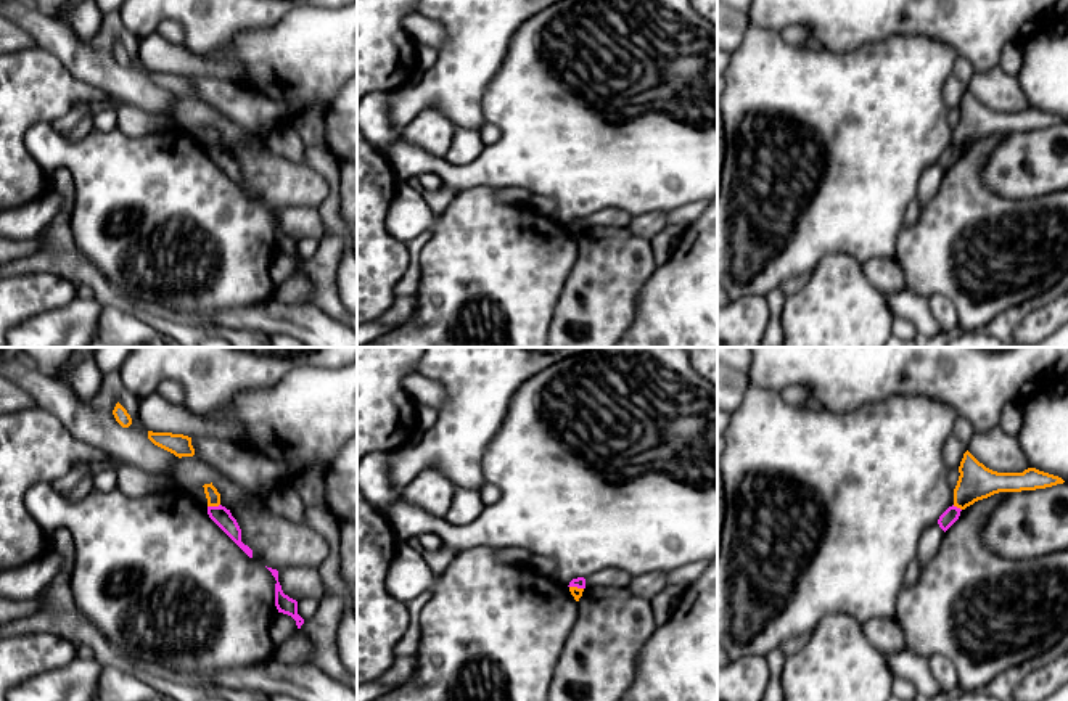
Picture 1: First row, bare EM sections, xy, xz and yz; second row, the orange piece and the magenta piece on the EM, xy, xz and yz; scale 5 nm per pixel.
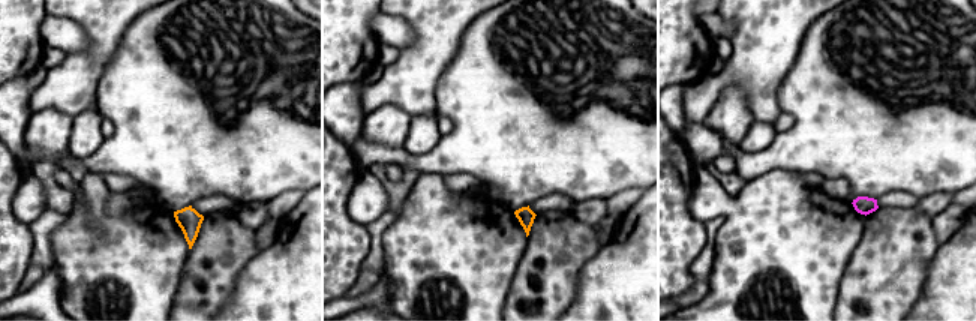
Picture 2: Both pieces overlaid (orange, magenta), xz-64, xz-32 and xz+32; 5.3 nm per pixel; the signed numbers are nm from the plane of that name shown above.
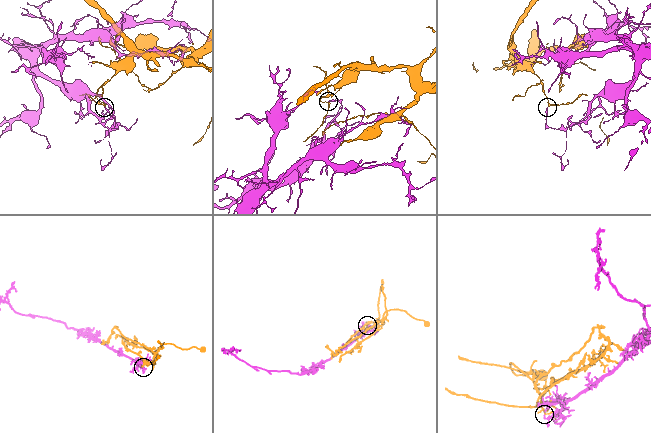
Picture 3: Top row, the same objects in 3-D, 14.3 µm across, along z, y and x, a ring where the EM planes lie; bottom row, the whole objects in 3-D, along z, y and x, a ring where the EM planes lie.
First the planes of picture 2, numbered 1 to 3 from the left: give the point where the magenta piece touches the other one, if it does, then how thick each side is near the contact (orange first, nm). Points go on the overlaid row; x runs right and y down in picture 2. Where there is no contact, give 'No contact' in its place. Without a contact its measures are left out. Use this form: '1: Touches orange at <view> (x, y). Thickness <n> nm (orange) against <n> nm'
1: No contact
2: No contact
3: No contact

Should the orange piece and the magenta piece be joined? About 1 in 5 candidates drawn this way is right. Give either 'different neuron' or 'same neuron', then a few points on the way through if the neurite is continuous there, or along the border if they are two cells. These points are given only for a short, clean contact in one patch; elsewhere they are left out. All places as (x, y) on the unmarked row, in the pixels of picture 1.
different neuron; border xy (219, 143), (208, 147)

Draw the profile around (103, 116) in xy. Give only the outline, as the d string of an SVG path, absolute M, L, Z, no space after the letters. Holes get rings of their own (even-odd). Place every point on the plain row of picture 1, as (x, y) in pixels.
M111 105L95 106L93 129L100 132L111 132L116 129L116 109Z

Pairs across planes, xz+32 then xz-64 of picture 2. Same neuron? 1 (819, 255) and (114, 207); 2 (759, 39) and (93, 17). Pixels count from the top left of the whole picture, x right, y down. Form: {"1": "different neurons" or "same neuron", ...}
{"1": "different neurons", "2": "same neuron"}

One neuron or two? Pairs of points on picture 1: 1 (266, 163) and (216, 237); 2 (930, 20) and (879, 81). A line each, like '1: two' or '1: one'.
1: two
2: two

